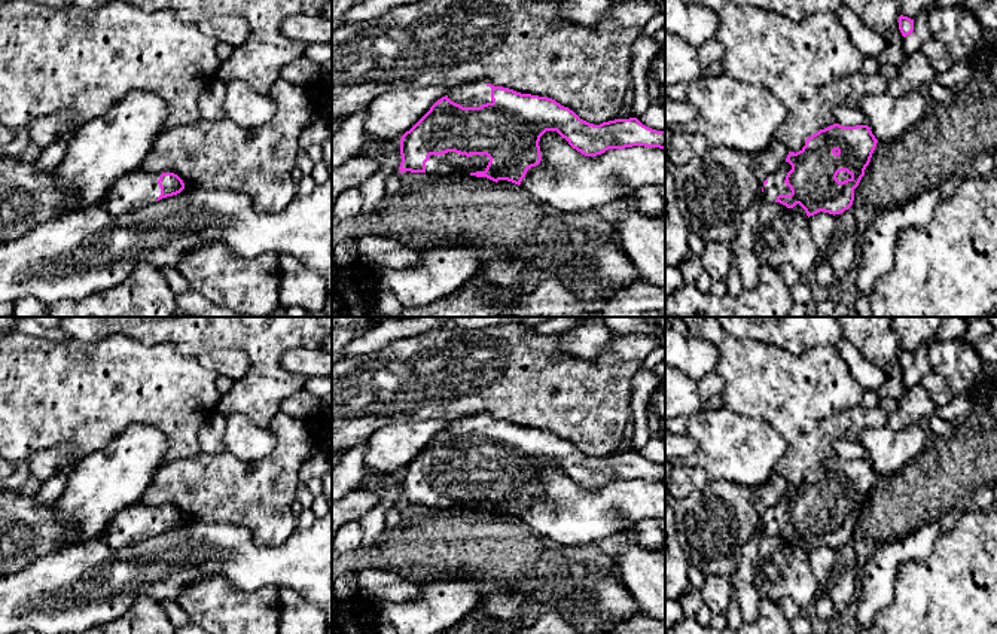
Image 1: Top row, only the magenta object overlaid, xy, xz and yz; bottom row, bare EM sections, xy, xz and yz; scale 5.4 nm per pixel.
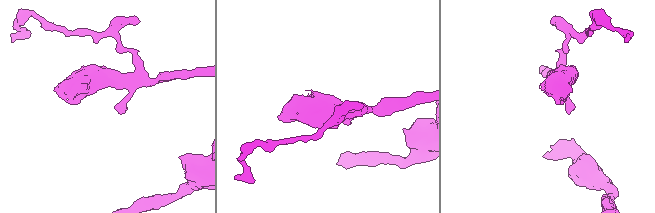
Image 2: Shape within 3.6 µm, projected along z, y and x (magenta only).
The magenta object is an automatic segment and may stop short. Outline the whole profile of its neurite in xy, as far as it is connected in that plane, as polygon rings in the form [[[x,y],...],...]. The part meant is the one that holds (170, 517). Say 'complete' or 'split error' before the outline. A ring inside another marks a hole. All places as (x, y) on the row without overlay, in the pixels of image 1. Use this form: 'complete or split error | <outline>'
split error | [[[137,502],[118,512],[101,537],[112,549],[122,549],[177,528],[183,522],[183,513],[174,506],[158,507]]]

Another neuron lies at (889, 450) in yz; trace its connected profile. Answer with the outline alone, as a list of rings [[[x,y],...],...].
[[[884,426],[865,430],[859,442],[866,448],[868,460],[875,472],[878,475],[888,475],[905,469],[926,448],[927,435],[918,426],[911,426],[903,430]]]

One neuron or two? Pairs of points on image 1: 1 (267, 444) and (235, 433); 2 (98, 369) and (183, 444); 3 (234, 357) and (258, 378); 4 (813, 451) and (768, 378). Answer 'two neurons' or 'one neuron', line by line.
1: one neuron
2: one neuron
3: two neurons
4: one neuron

